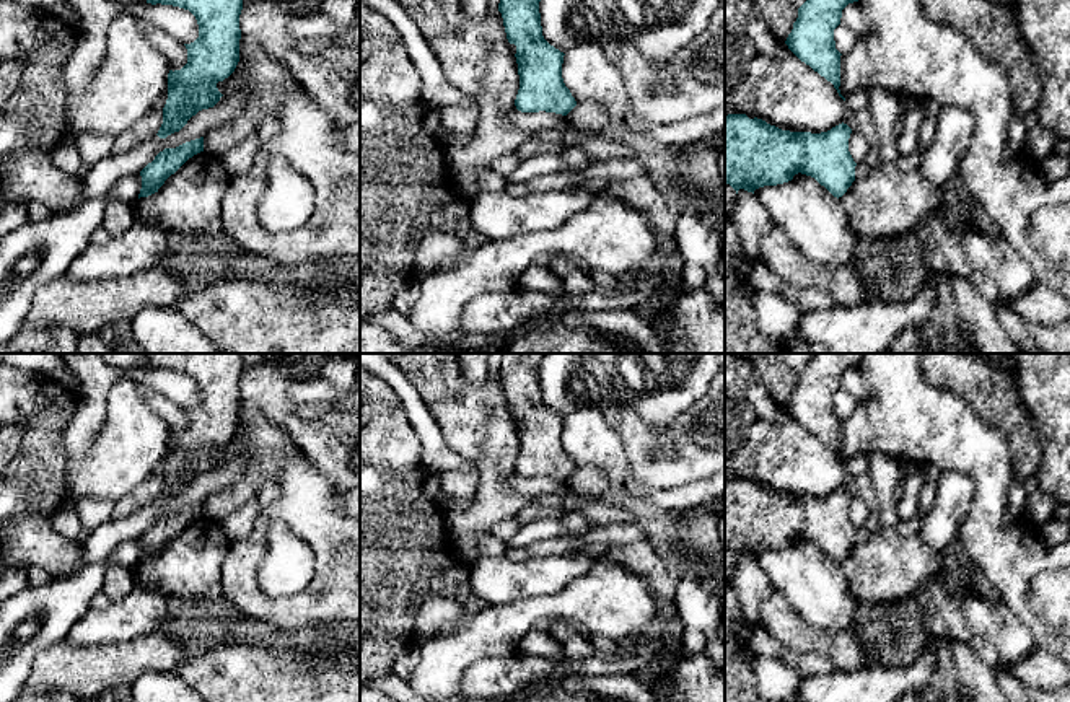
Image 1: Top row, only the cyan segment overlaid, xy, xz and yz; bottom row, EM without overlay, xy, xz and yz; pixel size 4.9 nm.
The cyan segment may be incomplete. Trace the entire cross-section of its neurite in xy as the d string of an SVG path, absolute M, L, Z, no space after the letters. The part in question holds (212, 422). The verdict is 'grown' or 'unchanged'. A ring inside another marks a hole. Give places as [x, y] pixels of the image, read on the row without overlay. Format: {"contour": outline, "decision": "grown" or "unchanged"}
{"contour": "M147 353L147 368L189 375L199 389L199 402L184 409L187 428L168 438L168 464L156 498L166 503L223 461L217 448L239 427L243 360L241 353Z", "decision": "unchanged"}

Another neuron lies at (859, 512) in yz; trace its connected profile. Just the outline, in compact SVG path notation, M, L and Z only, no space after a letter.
M852 495L849 503L849 516L855 528L865 526L870 518L868 507L855 495Z

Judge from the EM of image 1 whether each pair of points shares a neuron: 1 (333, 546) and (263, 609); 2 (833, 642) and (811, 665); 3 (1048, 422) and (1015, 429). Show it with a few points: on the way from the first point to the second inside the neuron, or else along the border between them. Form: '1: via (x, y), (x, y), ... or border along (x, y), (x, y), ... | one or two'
1: via (333, 570), (333, 575), (298, 609), (287, 609) | one
2: border along (785, 645), (797, 652), (820, 652), (837, 668) | two
3: border along (1020, 404), (1039, 437), (1041, 463) | two

